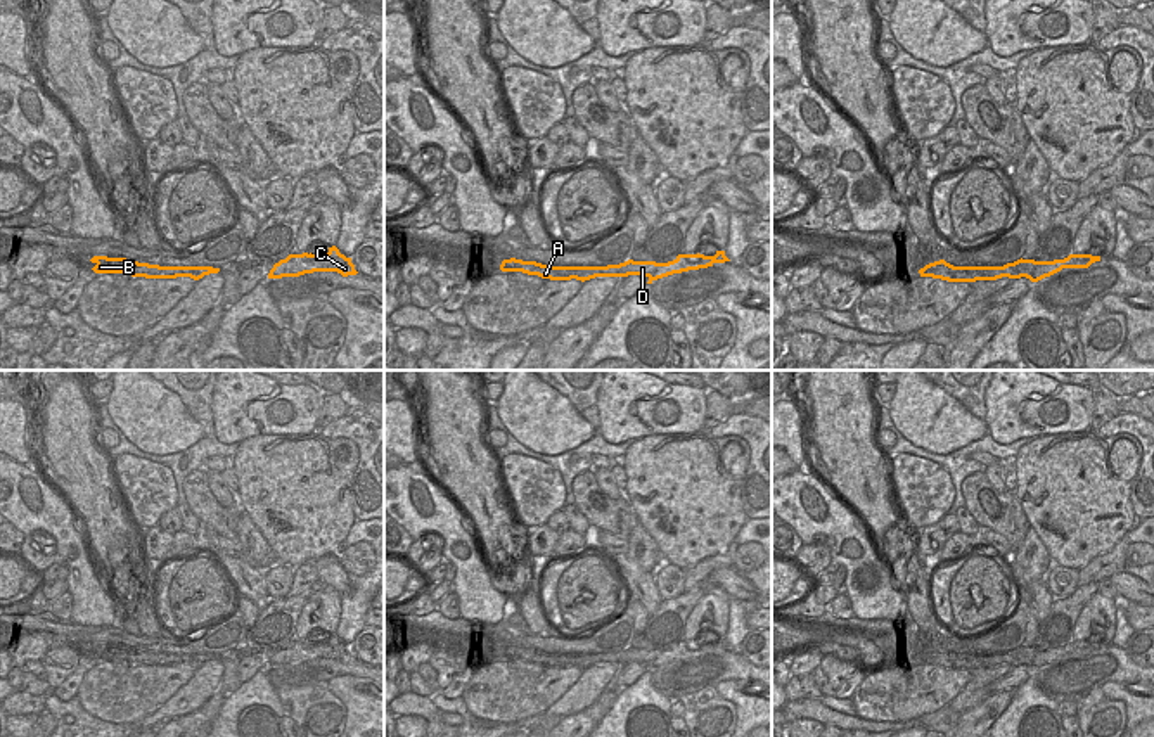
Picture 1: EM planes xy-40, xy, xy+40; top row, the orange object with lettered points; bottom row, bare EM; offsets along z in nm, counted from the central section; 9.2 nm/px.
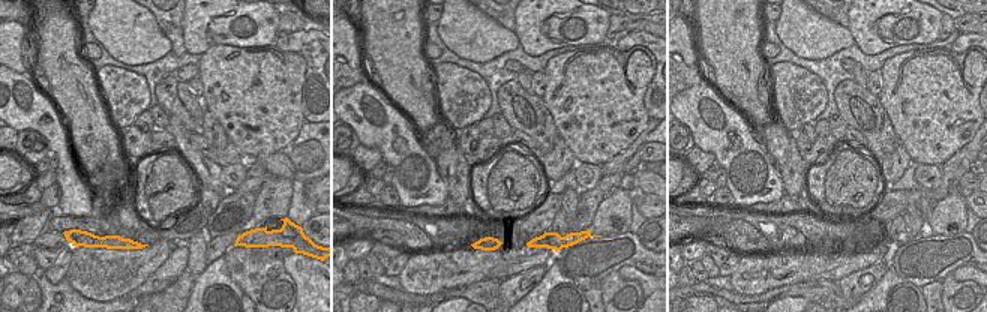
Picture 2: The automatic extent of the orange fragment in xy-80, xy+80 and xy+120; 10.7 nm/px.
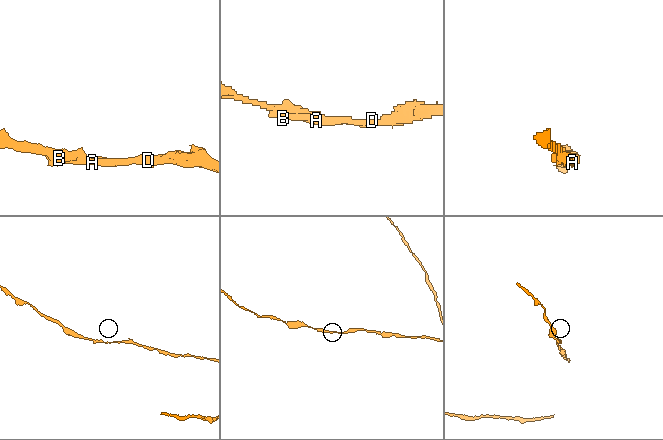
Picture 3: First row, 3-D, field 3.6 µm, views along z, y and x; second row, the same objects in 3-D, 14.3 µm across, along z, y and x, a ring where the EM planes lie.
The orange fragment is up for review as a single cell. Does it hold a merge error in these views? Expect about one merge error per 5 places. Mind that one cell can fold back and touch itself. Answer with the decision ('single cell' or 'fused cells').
single cell

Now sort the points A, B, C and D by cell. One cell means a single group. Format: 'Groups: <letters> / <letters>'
Groups: A B C D.

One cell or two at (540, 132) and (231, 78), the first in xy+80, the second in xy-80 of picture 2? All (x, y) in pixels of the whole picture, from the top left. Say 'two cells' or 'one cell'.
two cells

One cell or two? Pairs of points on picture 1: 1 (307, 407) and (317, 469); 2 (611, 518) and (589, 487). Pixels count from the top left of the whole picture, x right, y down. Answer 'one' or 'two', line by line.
1: two
2: one

